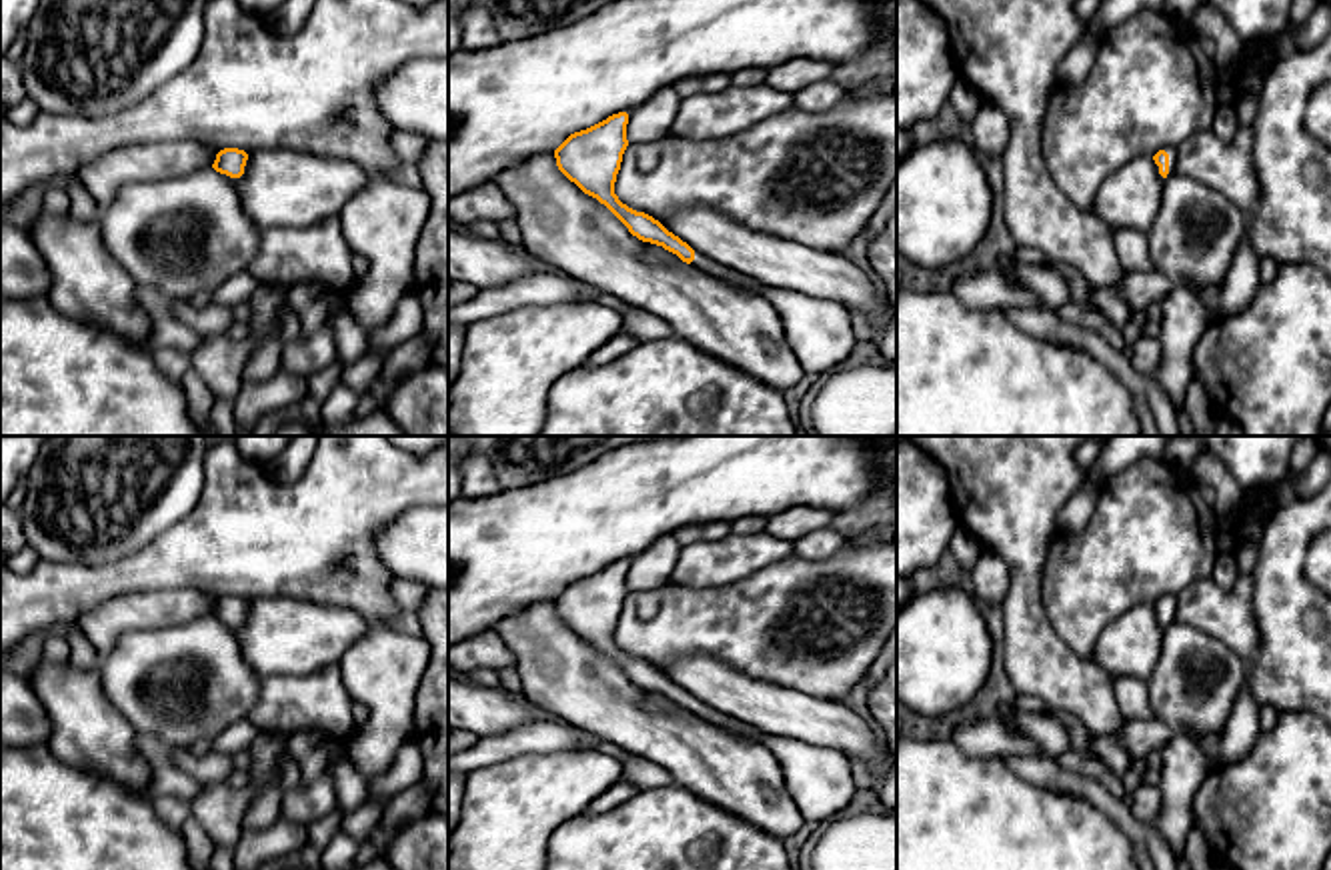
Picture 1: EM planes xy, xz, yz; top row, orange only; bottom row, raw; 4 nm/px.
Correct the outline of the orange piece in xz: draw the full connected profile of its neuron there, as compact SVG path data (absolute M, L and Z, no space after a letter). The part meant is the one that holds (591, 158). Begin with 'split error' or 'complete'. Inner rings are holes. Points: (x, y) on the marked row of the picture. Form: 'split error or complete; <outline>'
split error; M618 112L586 130L570 134L554 150L558 170L584 194L604 204L638 240L662 246L683 262L731 286L759 286L753 278L721 266L703 252L693 250L652 216L636 212L618 200L614 182L622 154L628 146L626 124L628 114Z

